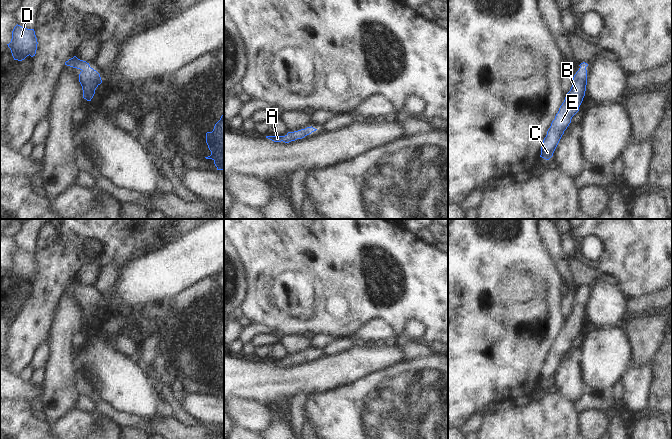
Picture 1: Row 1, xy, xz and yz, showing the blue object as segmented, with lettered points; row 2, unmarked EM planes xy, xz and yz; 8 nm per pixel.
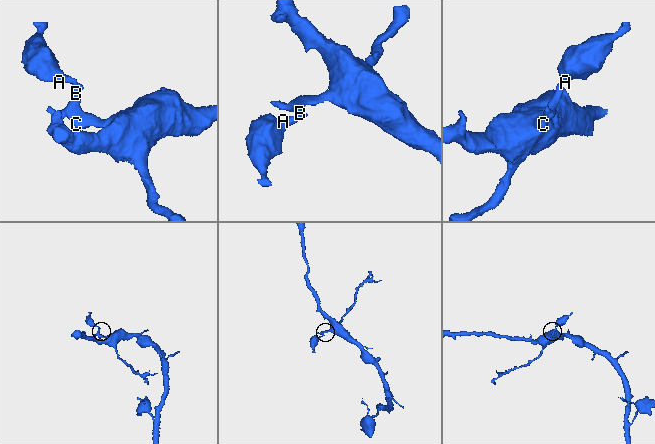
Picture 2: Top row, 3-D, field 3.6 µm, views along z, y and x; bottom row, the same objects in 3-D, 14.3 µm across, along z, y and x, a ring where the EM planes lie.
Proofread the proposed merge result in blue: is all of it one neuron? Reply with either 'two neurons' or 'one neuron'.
one neuron

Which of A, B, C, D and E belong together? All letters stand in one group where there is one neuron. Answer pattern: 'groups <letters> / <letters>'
groups A B C D E

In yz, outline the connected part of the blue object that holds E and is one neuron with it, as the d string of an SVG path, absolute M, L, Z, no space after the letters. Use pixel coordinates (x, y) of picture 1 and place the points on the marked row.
M583 62L573 77L573 84L566 94L565 100L559 108L555 119L552 121L547 135L543 140L540 157L549 160L562 137L564 131L571 123L572 117L579 111L587 85L587 63Z

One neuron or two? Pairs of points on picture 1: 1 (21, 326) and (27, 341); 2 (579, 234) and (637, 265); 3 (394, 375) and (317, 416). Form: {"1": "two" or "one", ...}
{"1": "one", "2": "one", "3": "one"}

